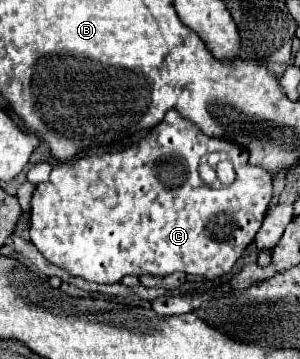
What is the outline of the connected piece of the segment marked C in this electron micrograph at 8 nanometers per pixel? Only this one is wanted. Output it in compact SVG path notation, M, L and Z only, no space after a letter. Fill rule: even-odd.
M168 111L168 113L166 113L166 115L164 115L164 119L162 119L162 123L158 123L158 127L154 127L154 131L150 131L150 133L148 133L148 135L146 135L146 137L142 137L142 139L140 139L140 141L138 141L138 143L132 143L132 145L126 145L126 147L122 147L122 149L118 149L118 150L115 150L115 149L114 149L114 150L112 150L112 149L110 149L110 148L108 148L108 147L107 147L107 148L104 148L104 149L98 149L98 151L97 151L97 152L98 152L98 153L97 153L97 154L93 154L93 155L90 155L90 154L89 154L89 152L90 152L90 151L91 151L91 150L92 150L92 149L90 149L90 150L87 150L87 151L85 151L85 152L83 152L83 153L81 153L81 155L80 155L80 154L79 154L79 155L78 155L78 160L77 160L77 155L76 155L76 157L75 157L75 158L74 158L74 160L72 160L72 161L68 161L68 163L58 163L58 161L56 161L56 163L54 163L54 167L52 167L52 173L50 173L50 179L48 179L48 181L46 181L46 183L38 183L38 185L36 185L36 189L34 189L34 195L32 195L32 211L30 211L30 223L32 223L32 225L30 225L30 241L32 241L32 243L34 243L34 245L36 245L36 247L38 247L38 251L40 251L40 253L42 253L42 255L44 255L44 257L46 257L46 259L48 259L48 261L50 261L50 263L54 263L54 265L58 265L58 267L60 267L60 269L66 269L66 271L68 271L68 273L72 273L72 275L78 275L78 277L84 277L84 279L88 279L88 281L94 281L94 283L118 283L118 281L120 281L120 279L122 279L122 277L124 277L124 275L138 275L138 277L142 277L142 275L172 275L172 273L176 273L176 271L182 271L182 273L192 273L192 275L202 275L202 277L206 277L206 279L218 279L218 277L222 277L222 275L226 275L226 273L228 273L228 271L230 271L230 269L232 269L232 265L234 265L234 263L236 263L236 261L238 261L238 257L240 257L240 255L242 255L242 251L244 251L244 249L246 249L246 247L248 247L248 245L250 245L250 243L252 243L252 241L254 241L254 235L256 235L256 233L258 233L258 229L260 229L260 227L262 227L262 219L264 219L264 215L266 215L266 209L268 209L268 205L270 205L270 201L272 201L272 193L274 193L274 189L272 189L272 177L270 177L270 173L268 173L268 171L266 171L266 169L262 169L262 167L258 167L258 165L250 165L250 163L248 163L248 149L246 149L246 147L242 147L242 145L238 145L238 143L234 143L234 141L228 141L228 139L222 139L222 137L208 137L208 135L204 135L204 133L202 133L202 131L198 131L198 127L194 127L194 123L190 123L190 121L188 121L188 119L182 119L182 115L178 115L178 111ZM214 145L216 145L216 151L222 151L222 153L226 153L226 155L228 155L228 159L230 159L230 161L232 161L232 165L234 165L234 171L236 171L236 179L234 179L234 183L232 183L232 185L228 185L228 187L222 187L222 189L212 189L212 187L210 187L210 185L206 185L206 183L204 183L204 181L202 181L202 179L200 179L200 175L198 175L198 165L200 165L200 159L202 159L202 157L204 157L204 155L208 155L208 153L212 153L212 151L214 151Z

